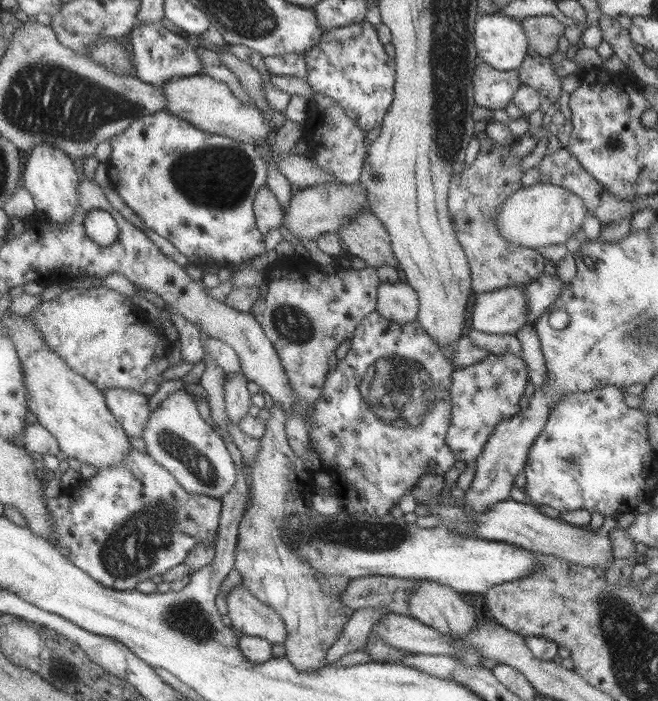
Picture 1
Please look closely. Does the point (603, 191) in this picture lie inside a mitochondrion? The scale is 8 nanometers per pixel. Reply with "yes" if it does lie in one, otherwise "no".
no

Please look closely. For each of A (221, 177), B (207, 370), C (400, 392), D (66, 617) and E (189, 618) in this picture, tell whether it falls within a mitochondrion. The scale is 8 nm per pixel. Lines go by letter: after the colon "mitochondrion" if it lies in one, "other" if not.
A: mitochondrion
B: other
C: mitochondrion
D: other
E: mitochondrion

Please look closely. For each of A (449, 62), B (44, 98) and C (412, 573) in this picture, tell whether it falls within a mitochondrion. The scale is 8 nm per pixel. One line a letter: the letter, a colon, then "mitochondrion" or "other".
A: mitochondrion
B: mitochondrion
C: other

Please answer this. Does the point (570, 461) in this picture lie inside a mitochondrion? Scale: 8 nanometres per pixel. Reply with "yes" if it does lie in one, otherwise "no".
yes

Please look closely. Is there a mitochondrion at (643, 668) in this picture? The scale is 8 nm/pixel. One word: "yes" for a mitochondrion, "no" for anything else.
yes

